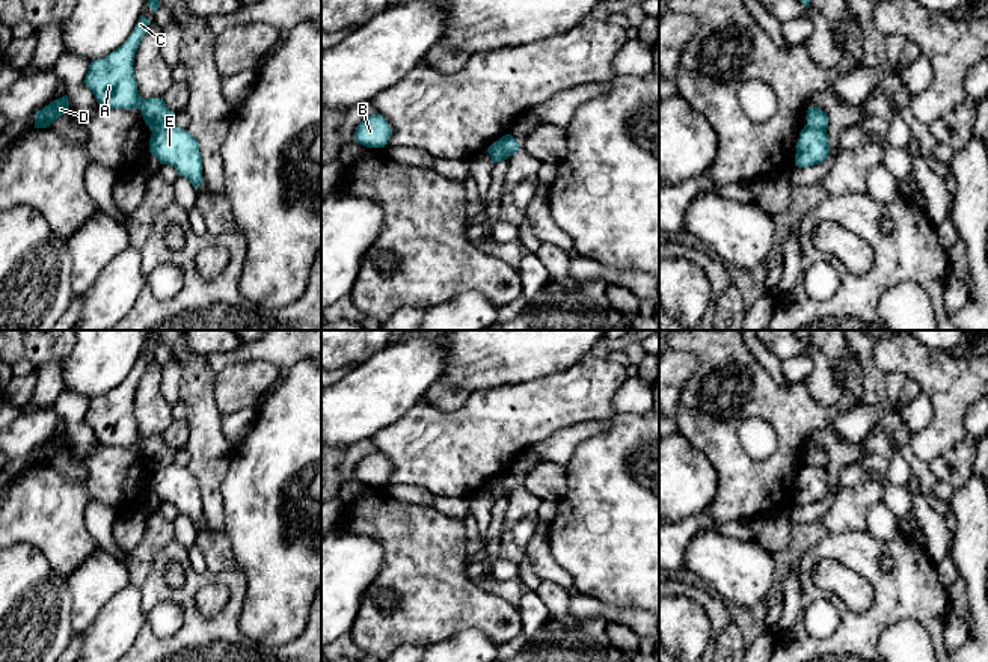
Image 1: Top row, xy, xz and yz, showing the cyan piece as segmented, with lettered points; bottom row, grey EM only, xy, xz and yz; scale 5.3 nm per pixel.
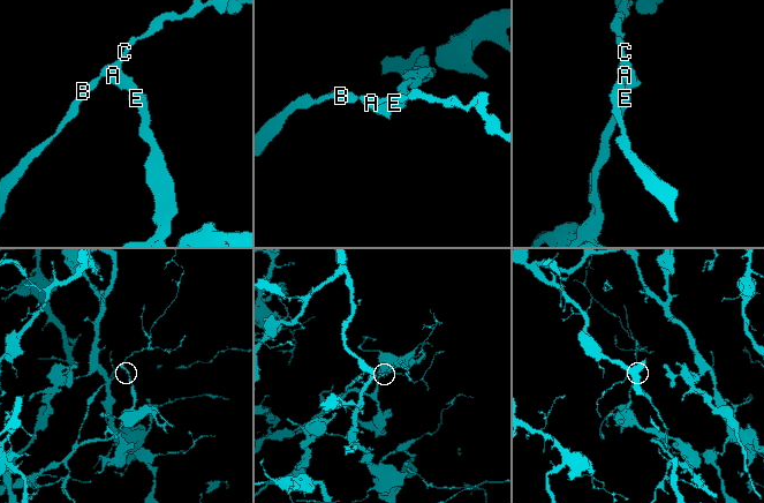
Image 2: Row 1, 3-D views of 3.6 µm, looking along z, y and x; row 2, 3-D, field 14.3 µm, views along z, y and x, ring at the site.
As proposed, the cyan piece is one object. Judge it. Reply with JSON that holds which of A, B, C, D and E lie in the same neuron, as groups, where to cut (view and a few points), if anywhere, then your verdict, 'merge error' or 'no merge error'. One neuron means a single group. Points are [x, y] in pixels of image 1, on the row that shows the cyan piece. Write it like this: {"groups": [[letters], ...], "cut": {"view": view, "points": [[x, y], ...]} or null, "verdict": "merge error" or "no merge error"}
{"groups": [["A", "B", "C", "D"], ["E"]], "cut": {"view": "xy", "points": [[174, 122], [153, 133]]}, "verdict": "merge error"}

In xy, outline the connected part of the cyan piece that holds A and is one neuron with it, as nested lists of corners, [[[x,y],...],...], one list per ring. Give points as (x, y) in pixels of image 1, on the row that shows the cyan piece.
[[[140,17],[127,41],[103,59],[91,62],[83,83],[92,90],[97,103],[109,109],[139,109],[151,131],[160,131],[175,124],[163,98],[143,100],[139,95],[134,78],[134,56],[149,26],[146,17]]]

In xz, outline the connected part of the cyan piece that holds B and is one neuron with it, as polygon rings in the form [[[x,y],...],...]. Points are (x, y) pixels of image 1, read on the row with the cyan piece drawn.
[[[376,113],[365,118],[356,127],[354,142],[367,148],[385,148],[391,134],[392,128],[388,125],[386,119],[380,113]]]

